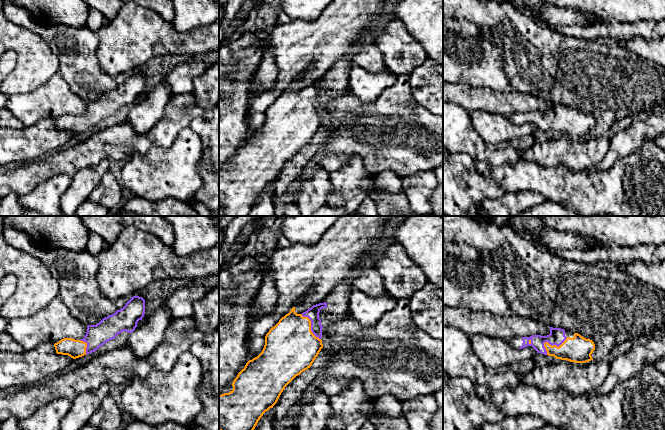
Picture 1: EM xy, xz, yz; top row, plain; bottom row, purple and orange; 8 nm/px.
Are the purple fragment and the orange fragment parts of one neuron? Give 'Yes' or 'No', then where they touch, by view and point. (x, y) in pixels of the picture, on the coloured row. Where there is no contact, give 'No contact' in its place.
Yes. Touches purple at yz (550, 344)

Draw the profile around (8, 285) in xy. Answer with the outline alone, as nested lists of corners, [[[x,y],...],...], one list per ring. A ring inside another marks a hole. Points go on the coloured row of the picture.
[[[13,274],[3,277],[0,283],[0,308],[6,304],[17,288],[17,278]]]

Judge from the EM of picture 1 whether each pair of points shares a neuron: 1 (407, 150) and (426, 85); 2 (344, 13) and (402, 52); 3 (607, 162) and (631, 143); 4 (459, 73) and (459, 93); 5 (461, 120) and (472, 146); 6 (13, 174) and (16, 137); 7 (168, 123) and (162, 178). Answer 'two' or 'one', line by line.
1: two
2: two
3: one
4: two
5: one
6: two
7: two

